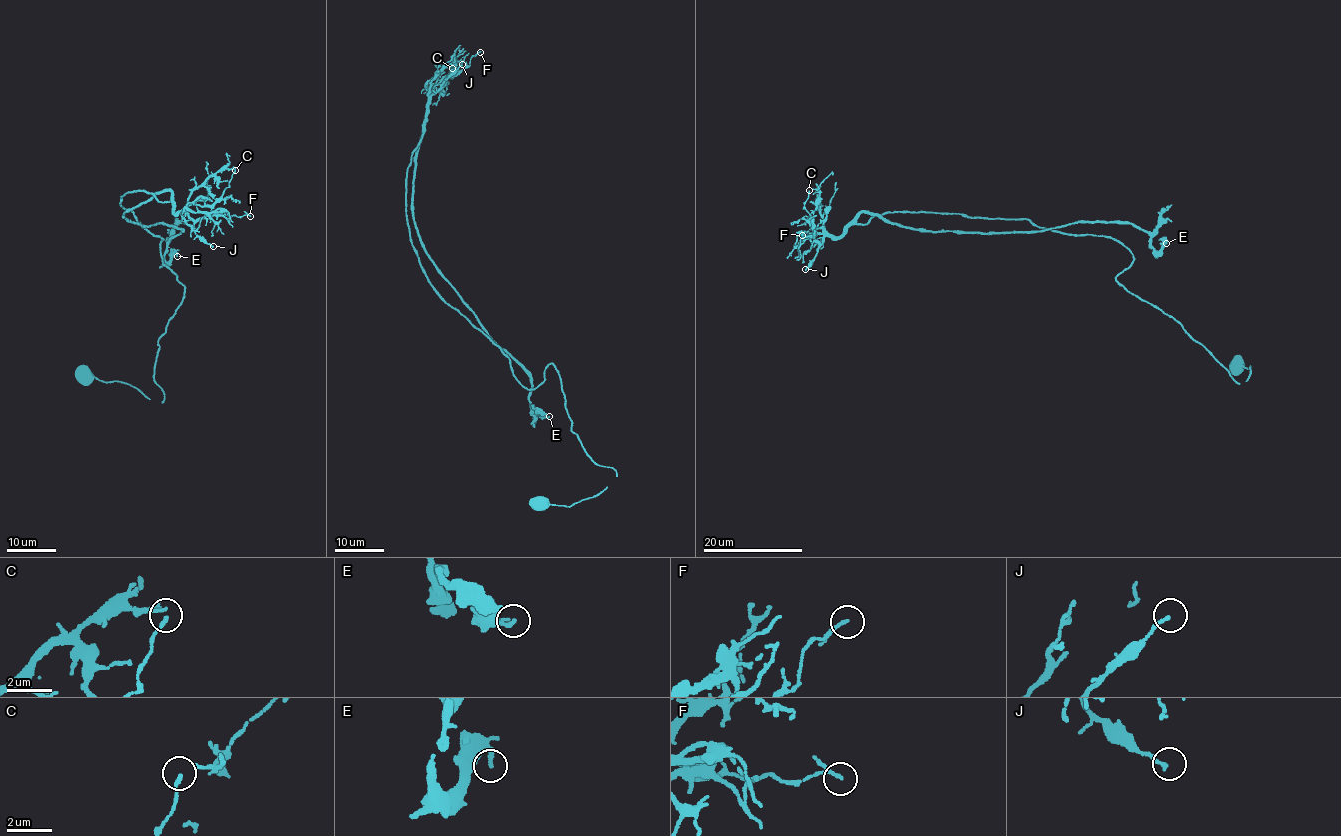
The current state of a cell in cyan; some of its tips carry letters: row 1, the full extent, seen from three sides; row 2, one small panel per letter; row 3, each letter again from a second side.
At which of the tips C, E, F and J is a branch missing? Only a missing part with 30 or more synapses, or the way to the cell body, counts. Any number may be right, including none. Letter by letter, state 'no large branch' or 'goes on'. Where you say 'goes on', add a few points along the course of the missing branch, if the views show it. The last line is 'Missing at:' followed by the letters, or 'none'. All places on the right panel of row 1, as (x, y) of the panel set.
C: no large branch
E: no large branch
F: no large branch
J: no large branch
Missing at: none

